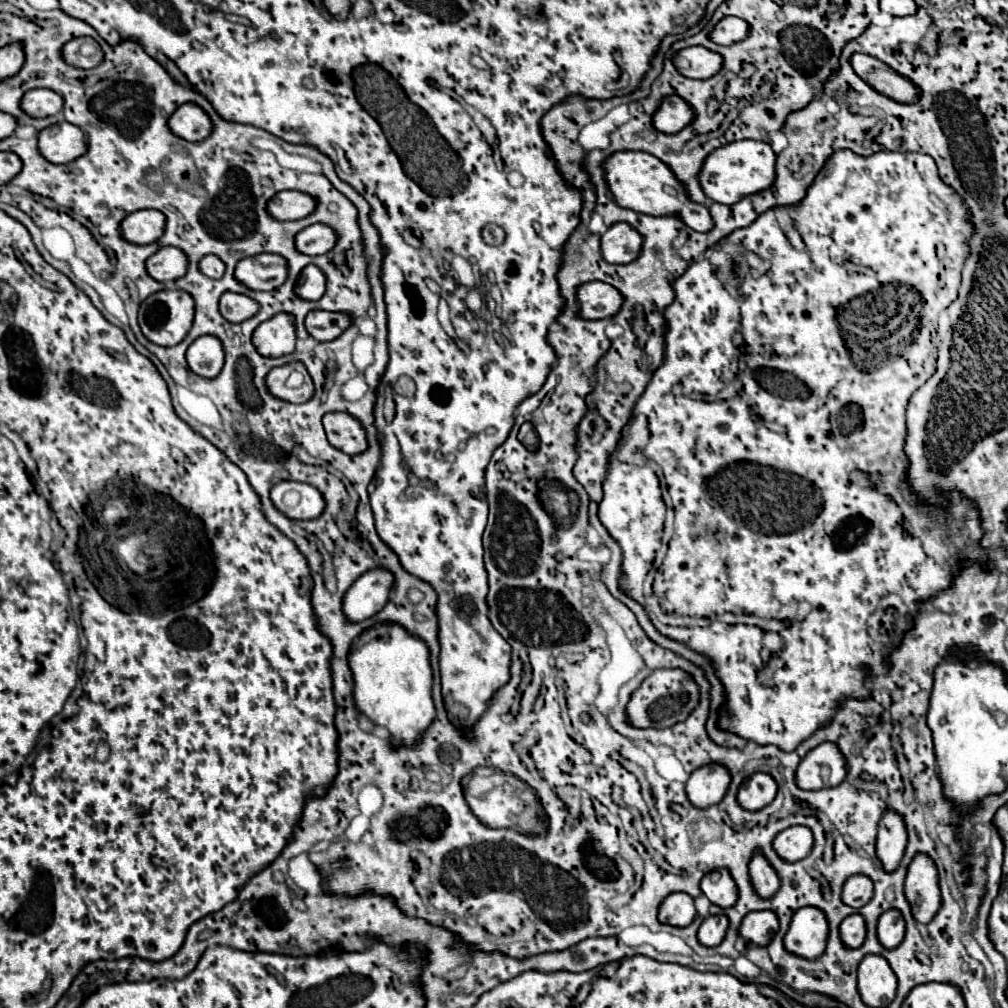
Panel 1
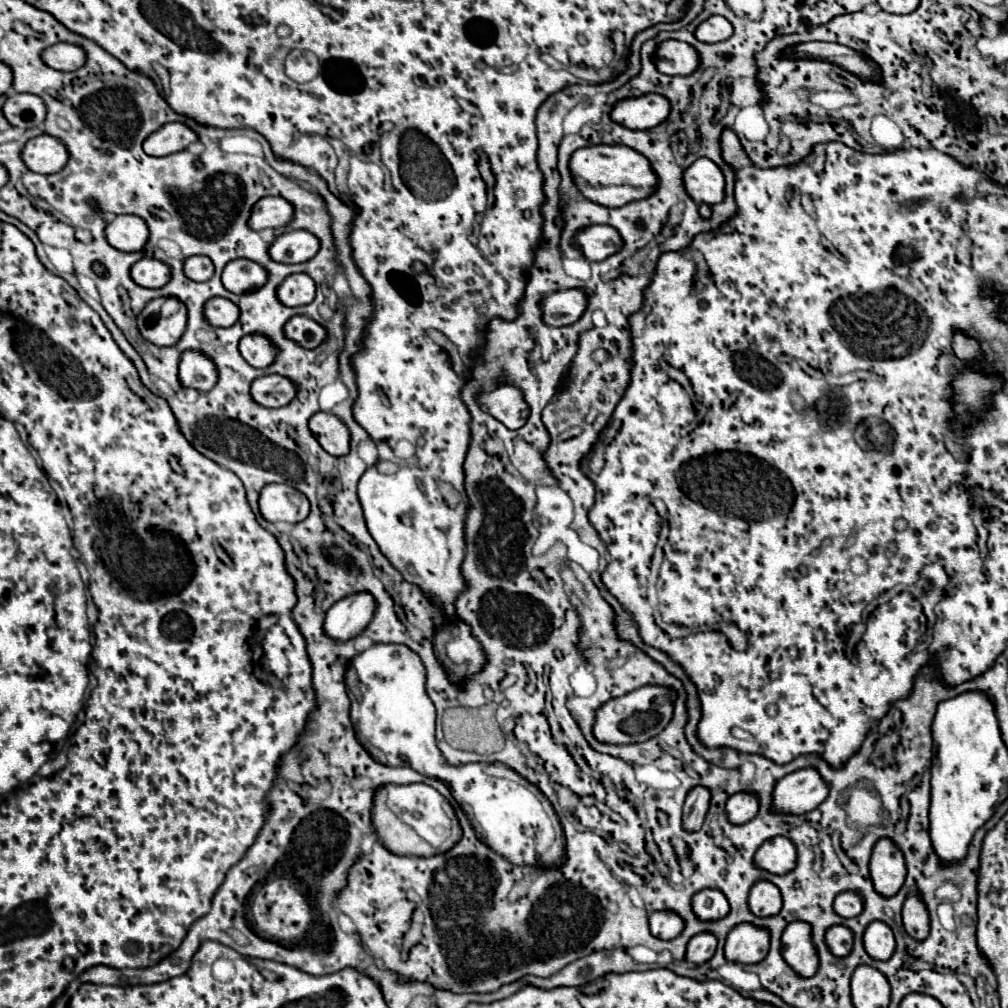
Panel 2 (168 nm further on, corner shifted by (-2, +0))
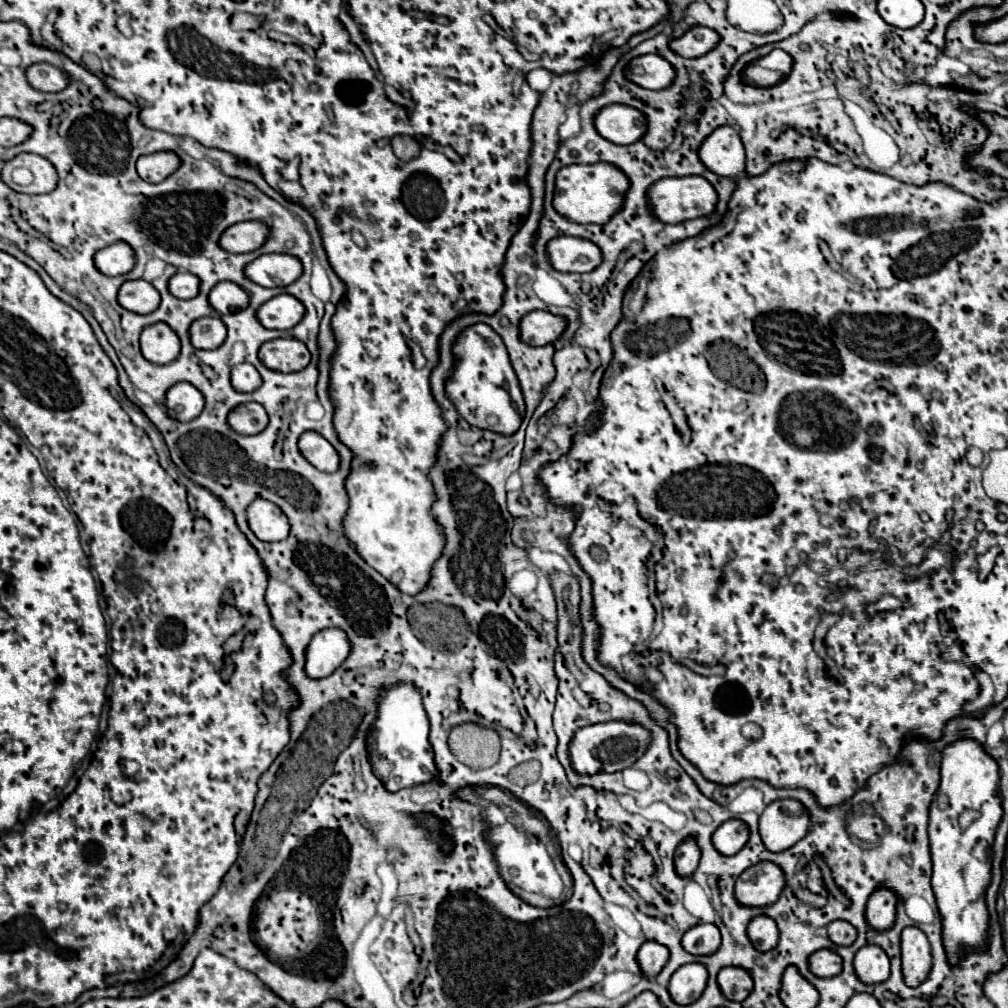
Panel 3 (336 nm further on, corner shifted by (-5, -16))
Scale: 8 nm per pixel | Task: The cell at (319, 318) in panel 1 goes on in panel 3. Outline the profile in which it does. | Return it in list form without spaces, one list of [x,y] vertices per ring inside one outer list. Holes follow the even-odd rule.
[[[277,338],[261,346],[259,358],[267,368],[279,372],[297,372],[311,362],[309,348],[297,338]]]

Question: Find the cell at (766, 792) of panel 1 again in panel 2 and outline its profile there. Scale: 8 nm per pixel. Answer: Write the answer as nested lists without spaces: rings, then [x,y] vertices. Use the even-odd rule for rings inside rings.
[[[738,792],[726,802],[726,816],[730,824],[744,824],[758,812],[758,798],[748,792]]]

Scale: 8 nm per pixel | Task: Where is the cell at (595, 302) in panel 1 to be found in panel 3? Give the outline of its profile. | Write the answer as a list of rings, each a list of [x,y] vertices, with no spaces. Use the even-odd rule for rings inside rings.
[[[535,310],[523,316],[521,320],[521,336],[525,342],[535,344],[535,346],[545,346],[553,344],[559,340],[559,336],[565,332],[567,320],[563,316],[545,312],[545,310]]]

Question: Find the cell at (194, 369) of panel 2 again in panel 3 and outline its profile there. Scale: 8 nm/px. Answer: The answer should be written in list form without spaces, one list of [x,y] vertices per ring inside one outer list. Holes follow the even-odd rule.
[[[177,382],[167,392],[167,414],[177,420],[193,420],[205,408],[205,396],[189,382]]]

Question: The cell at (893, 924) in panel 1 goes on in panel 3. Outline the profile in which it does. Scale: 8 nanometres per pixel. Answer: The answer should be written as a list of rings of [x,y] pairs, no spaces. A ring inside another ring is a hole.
[[[869,944],[855,954],[855,972],[865,984],[885,982],[891,974],[891,962],[883,948]]]

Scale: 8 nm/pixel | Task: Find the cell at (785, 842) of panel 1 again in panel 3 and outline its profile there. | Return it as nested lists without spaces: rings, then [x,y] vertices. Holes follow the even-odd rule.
[[[759,862],[747,868],[737,884],[735,896],[747,906],[767,906],[773,904],[785,888],[785,872],[773,862]]]

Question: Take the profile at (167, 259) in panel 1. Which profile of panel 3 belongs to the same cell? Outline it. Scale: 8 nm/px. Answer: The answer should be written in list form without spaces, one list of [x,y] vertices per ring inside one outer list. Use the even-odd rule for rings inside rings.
[[[127,280],[119,290],[119,304],[131,312],[149,314],[159,308],[161,296],[147,280]]]

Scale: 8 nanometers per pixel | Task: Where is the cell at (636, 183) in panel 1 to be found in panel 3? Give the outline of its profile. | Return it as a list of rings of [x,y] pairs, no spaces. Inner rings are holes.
[[[607,162],[571,164],[557,172],[557,186],[553,206],[559,214],[581,224],[607,224],[625,204],[625,194],[631,188],[629,178],[621,168]]]

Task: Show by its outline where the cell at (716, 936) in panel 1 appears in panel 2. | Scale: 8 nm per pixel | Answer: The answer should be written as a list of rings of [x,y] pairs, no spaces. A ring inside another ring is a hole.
[[[708,932],[704,934],[696,934],[688,946],[686,946],[686,956],[684,960],[688,964],[694,964],[694,966],[700,966],[704,962],[708,962],[712,956],[714,956],[714,950],[716,950],[716,938]]]

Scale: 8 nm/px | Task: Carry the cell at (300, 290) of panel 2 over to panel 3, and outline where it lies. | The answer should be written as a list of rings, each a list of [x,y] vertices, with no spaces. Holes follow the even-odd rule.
[[[279,294],[267,300],[259,310],[257,318],[265,328],[289,330],[297,326],[305,316],[305,306],[291,294]]]

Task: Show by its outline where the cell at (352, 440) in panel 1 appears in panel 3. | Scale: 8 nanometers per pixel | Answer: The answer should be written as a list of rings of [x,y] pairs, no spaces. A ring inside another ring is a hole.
[[[305,432],[299,438],[301,454],[321,472],[337,472],[339,470],[339,454],[337,450],[319,434],[319,432]]]

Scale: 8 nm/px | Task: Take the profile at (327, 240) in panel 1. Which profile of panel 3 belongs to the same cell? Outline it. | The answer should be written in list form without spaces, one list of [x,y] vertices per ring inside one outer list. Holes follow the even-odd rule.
[[[263,254],[247,266],[247,276],[265,286],[289,286],[303,274],[303,264],[291,254]]]

